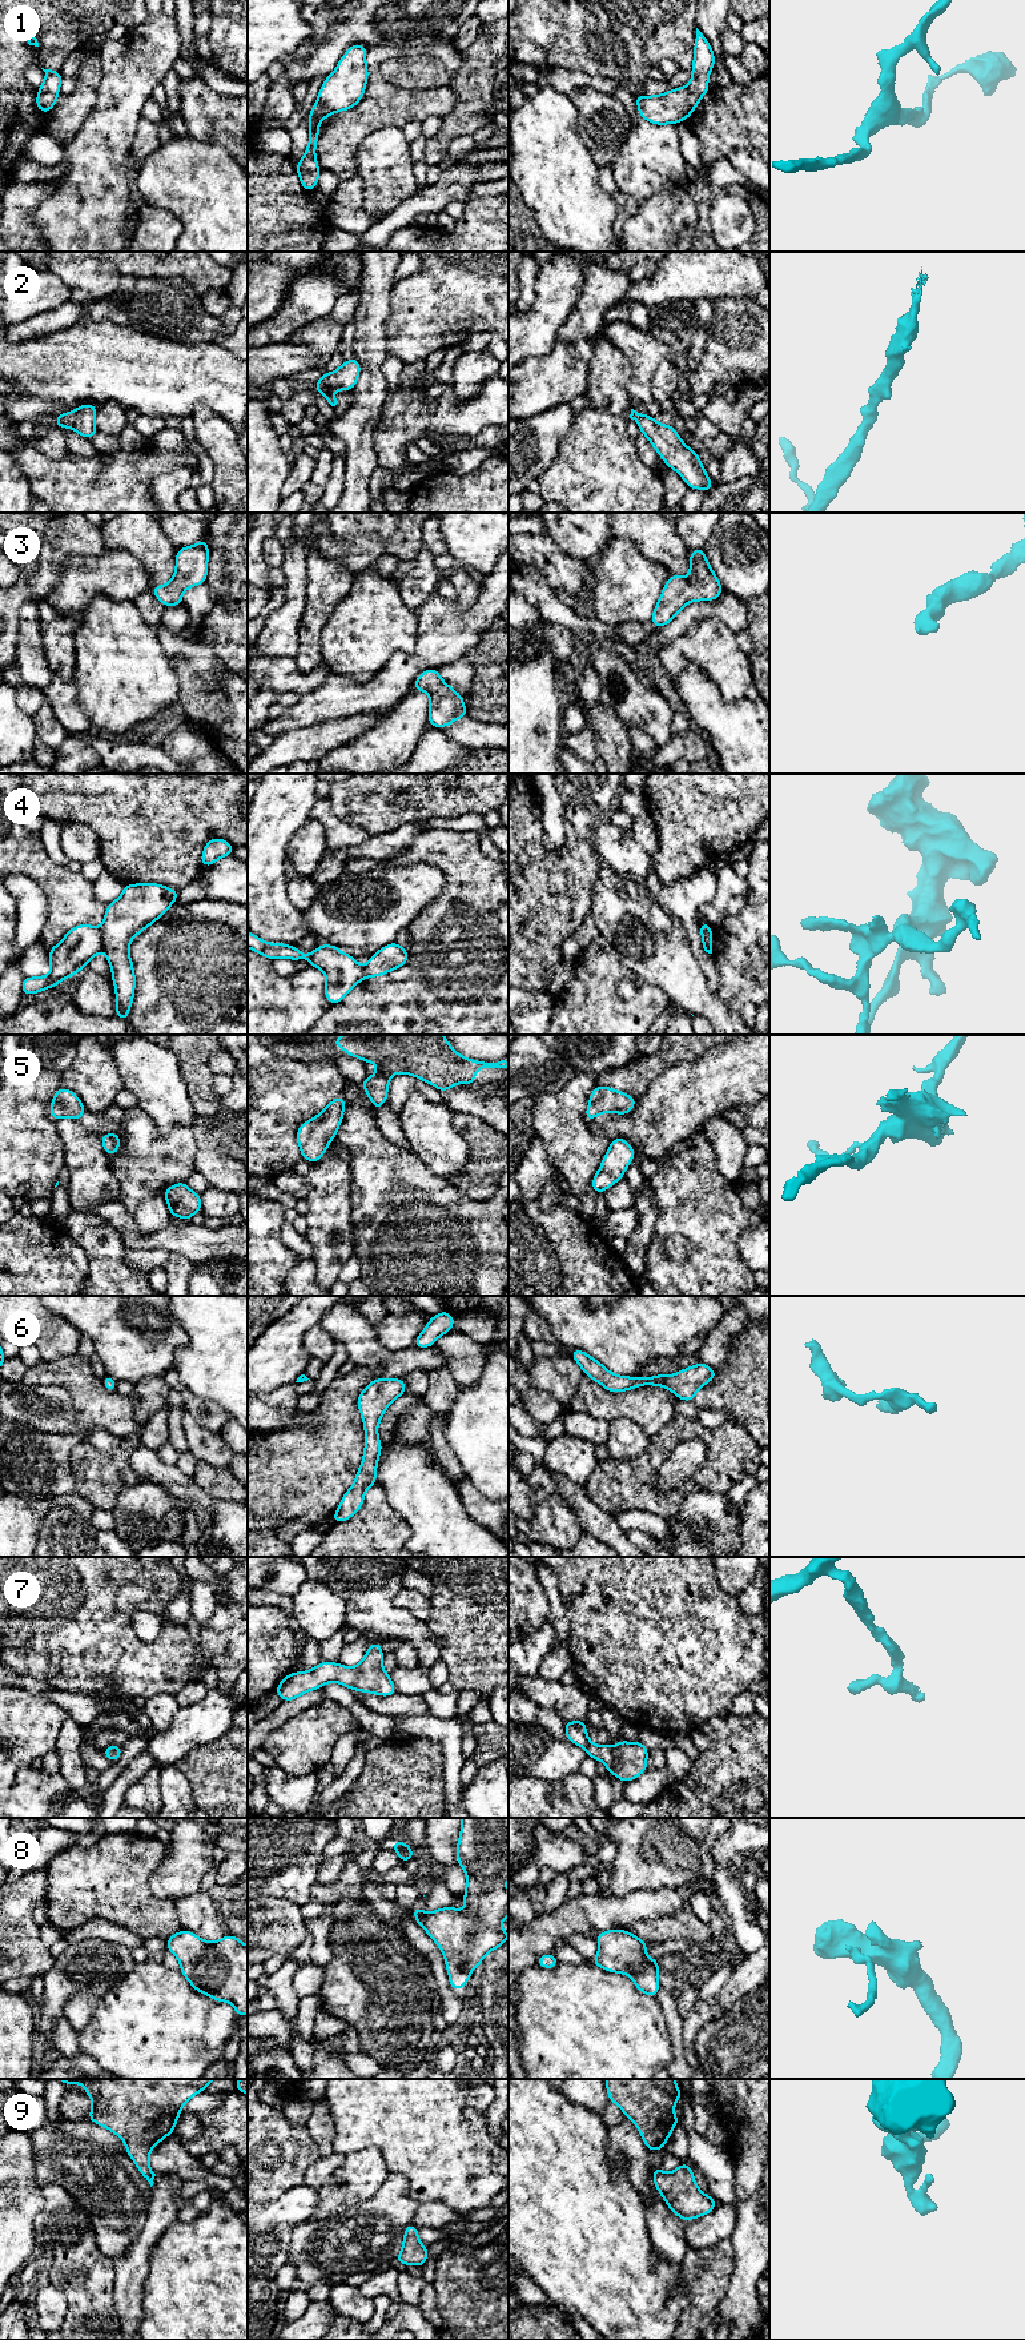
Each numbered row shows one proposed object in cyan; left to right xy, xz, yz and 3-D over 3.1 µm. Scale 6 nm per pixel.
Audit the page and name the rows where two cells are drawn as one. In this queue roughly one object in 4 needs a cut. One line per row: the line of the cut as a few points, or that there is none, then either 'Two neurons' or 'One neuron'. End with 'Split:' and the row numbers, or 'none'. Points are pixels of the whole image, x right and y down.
1: No split. One neuron
2: No split. One neuron
3: No split. One neuron
4: Split along xy (99, 927), (103, 935), (104, 950). Two neurons
5: No split. One neuron
6: No split. One neuron
7: No split. One neuron
8: No split. One neuron
9: No split. One neuron
Split: 4

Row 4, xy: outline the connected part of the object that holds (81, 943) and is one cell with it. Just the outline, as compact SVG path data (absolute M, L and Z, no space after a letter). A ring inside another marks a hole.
M79 924L71 928L64 939L48 952L51 974L36 978L24 976L21 982L23 994L32 995L59 986L63 979L77 974L101 951L104 951L104 944L100 927Z

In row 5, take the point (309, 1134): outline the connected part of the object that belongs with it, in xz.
M343 1095L331 1100L315 1117L302 1123L297 1129L297 1143L302 1159L313 1164L322 1159L343 1119L346 1100Z

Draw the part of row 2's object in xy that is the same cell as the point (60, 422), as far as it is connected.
M84 404L73 412L59 414L55 417L56 428L72 428L81 437L91 439L97 433L95 424L97 408Z

